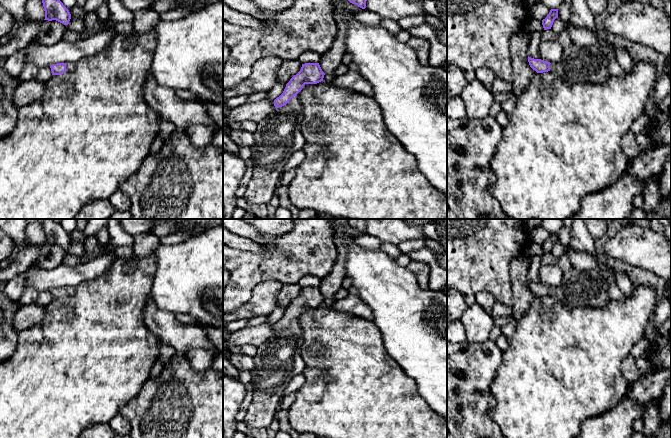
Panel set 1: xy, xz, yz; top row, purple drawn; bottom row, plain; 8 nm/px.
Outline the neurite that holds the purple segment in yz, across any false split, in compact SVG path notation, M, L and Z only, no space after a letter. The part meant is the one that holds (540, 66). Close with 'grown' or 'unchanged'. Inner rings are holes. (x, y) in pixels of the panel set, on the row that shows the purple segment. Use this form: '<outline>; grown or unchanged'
M571 44L564 49L564 57L558 63L550 63L529 56L528 62L537 73L551 71L569 82L597 84L610 77L608 60L592 46L578 47Z; grown

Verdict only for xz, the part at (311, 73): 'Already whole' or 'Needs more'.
Needs more

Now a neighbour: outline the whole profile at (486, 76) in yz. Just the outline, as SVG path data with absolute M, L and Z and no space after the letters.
M480 68L475 70L476 80L481 82L488 90L491 91L493 82L496 79L495 73L489 68Z

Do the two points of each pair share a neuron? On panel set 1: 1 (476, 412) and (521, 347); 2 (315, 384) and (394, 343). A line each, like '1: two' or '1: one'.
1: two
2: two

